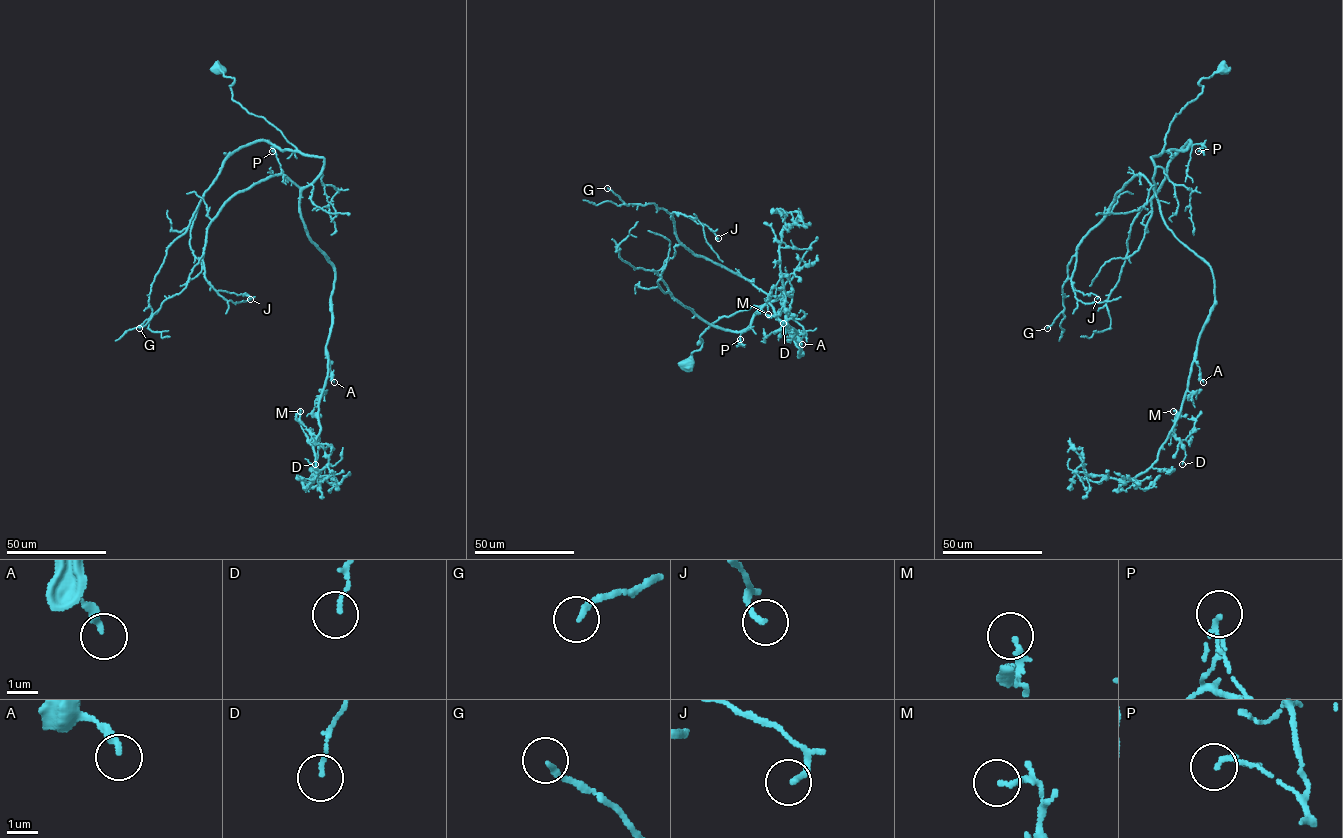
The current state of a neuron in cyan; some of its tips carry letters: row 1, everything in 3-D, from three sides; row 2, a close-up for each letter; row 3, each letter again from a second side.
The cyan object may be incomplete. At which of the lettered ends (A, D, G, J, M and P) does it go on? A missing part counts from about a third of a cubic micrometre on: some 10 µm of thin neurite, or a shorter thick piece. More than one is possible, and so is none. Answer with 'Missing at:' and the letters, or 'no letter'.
Missing at: G

